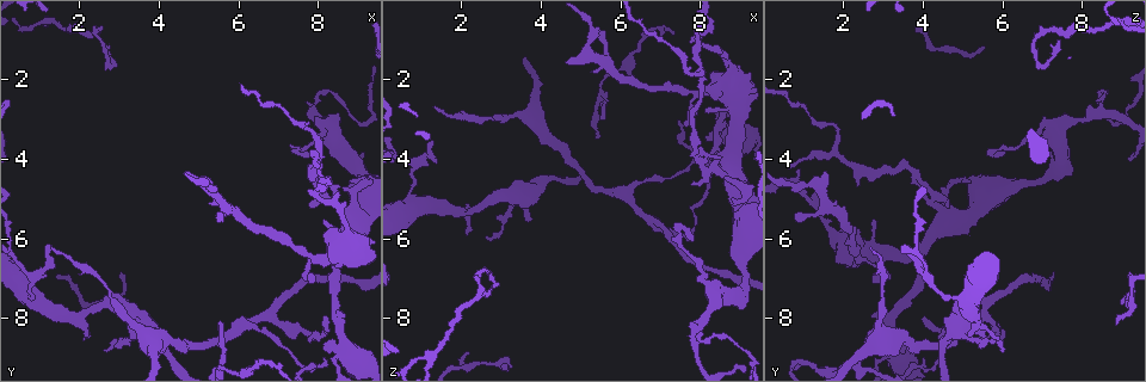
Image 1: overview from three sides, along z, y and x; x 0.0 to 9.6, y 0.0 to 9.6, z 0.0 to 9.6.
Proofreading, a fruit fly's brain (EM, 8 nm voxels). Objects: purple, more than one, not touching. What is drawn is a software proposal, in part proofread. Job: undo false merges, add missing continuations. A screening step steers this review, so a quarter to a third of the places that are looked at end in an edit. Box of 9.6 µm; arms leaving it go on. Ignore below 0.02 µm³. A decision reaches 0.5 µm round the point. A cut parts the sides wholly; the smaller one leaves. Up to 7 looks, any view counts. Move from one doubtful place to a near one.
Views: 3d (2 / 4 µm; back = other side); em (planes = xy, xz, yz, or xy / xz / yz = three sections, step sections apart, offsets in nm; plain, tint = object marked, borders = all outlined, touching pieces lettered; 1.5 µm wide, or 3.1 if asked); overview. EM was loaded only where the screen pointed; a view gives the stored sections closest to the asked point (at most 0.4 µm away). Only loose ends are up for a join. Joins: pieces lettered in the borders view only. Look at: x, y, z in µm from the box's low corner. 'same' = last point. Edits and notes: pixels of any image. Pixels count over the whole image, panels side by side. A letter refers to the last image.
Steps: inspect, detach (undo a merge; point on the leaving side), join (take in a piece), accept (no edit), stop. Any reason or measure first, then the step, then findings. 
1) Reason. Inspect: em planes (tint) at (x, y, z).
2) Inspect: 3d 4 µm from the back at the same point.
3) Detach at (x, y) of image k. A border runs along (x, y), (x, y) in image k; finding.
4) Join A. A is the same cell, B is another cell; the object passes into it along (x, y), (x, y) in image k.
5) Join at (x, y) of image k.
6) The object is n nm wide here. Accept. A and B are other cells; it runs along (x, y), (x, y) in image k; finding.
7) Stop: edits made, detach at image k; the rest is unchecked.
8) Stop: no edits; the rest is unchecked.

Tapers out. Inspect: 3d 2 µm at (7.80, 5.20, 4.60).

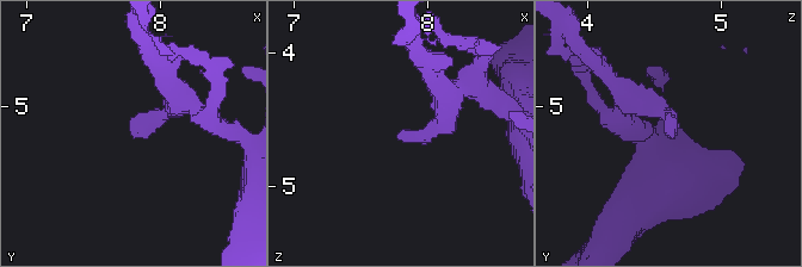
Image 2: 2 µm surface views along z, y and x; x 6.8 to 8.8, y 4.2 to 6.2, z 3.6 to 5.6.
Inspect: em yz step 4 (tint) at (7.76, 5.16, 4.64).

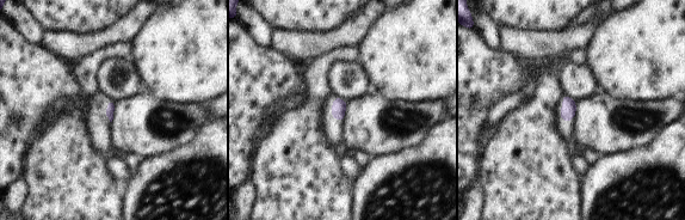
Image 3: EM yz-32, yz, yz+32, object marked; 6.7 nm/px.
Inspect: em planes (borders) at the same point.

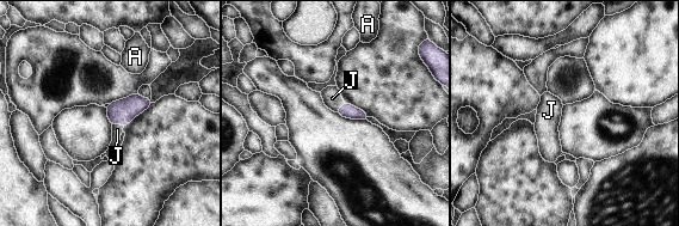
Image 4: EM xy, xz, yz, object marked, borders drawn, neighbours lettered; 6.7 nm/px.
Join J. J is the same cell, A is another cell; the object passes into it along (123, 111), (118, 122), (117, 129) in image 4; it goes on there.

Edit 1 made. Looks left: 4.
Redraw. Inspect: overview.

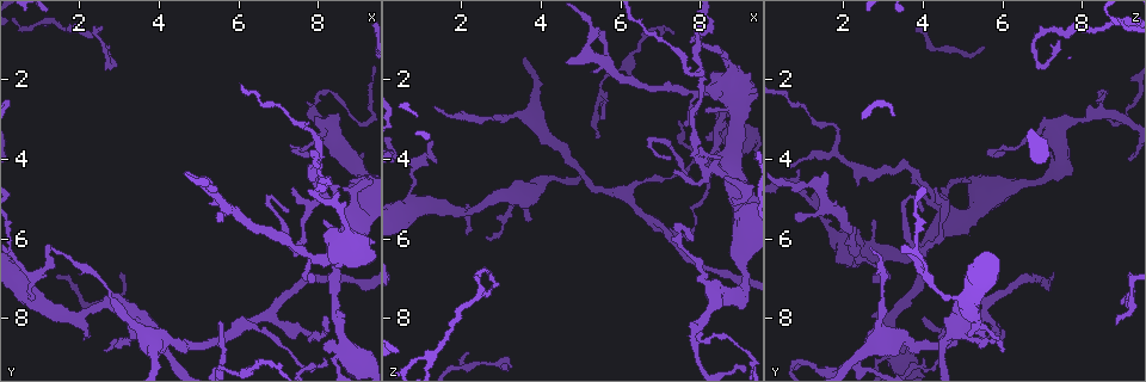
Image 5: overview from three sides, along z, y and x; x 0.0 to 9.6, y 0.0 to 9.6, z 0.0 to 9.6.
A fork. Inspect: em planes (borders) at (0.85, 7.00, 4.10).

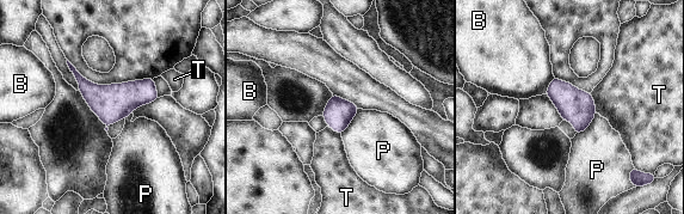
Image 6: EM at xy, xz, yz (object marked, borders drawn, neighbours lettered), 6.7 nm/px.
The object is 200 nm wide here. Accept. B, P and T are other cells; a border runs along (596, 112), (590, 124), (575, 134) in image 6; all the same cell.

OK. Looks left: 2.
Stop: edits made, join at image 4; the rest is unchecked.

